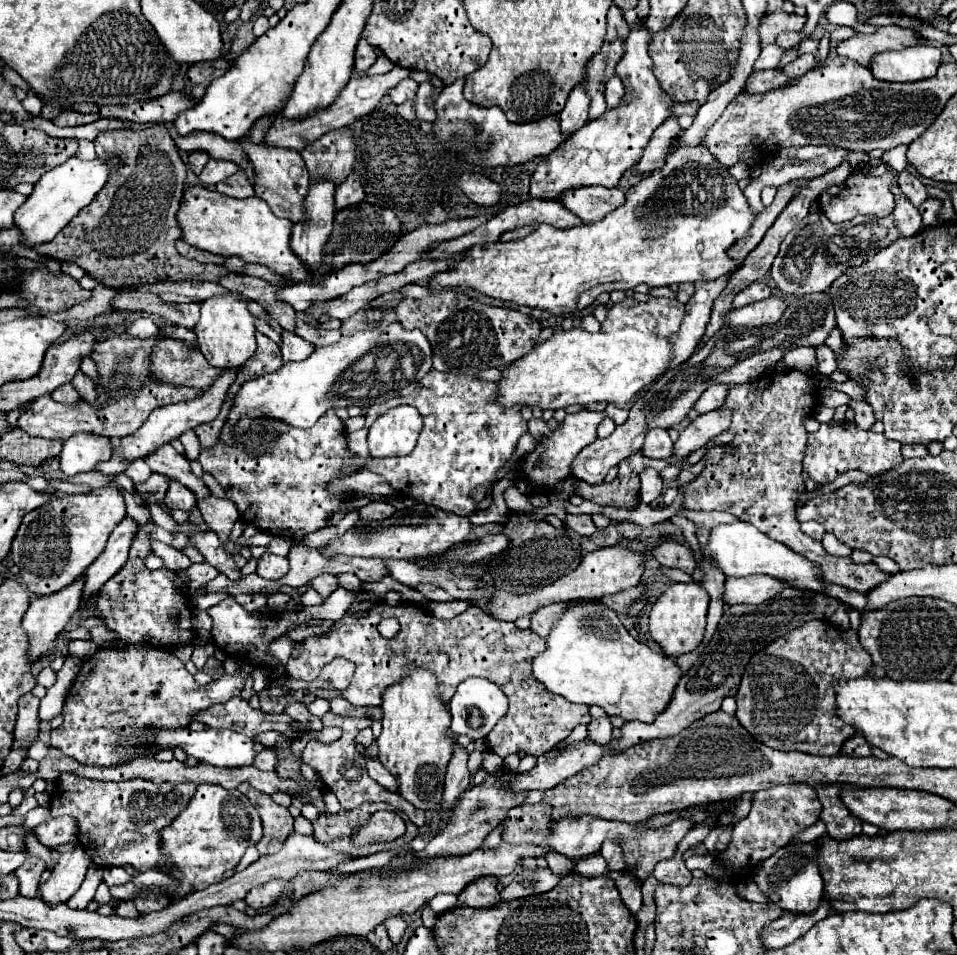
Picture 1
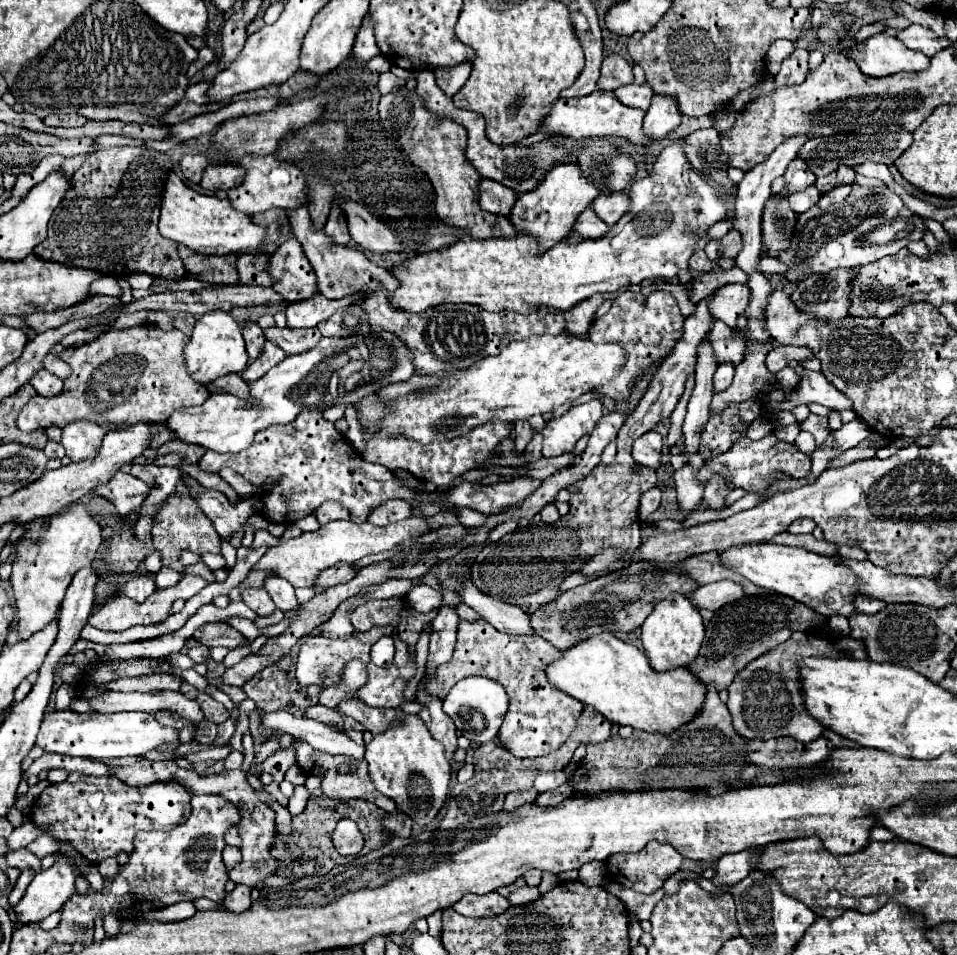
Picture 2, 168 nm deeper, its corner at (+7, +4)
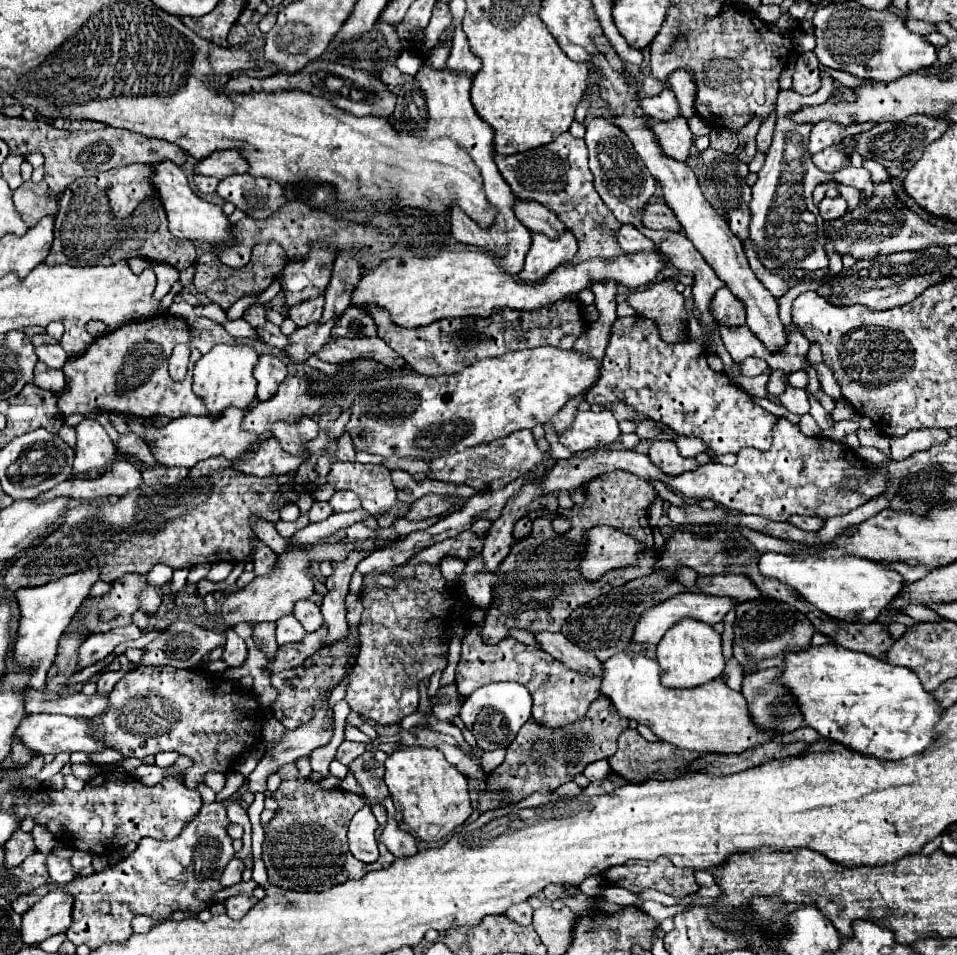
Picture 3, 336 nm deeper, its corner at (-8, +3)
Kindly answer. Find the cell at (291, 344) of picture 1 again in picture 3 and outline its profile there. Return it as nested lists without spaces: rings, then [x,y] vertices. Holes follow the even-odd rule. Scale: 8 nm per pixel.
[[[261,354],[255,366],[255,378],[259,400],[269,400],[277,392],[279,384],[287,378],[285,360],[281,360],[275,354]]]

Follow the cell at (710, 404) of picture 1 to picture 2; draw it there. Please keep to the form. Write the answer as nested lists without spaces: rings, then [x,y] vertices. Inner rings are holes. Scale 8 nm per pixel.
[[[718,365],[714,373],[714,391],[718,393],[728,389],[728,385],[732,385],[732,377],[734,377],[734,365]]]

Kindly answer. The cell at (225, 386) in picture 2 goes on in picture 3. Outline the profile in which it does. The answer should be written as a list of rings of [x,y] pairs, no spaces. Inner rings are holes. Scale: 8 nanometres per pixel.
[[[303,416],[297,422],[275,422],[271,432],[283,450],[289,454],[301,454],[305,450],[305,442],[317,436],[317,422],[309,416]]]

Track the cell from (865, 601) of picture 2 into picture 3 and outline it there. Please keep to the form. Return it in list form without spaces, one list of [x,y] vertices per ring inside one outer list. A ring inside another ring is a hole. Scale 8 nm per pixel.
[[[907,606],[907,610],[901,610],[901,612],[911,616],[915,622],[937,622],[941,618],[927,606]]]

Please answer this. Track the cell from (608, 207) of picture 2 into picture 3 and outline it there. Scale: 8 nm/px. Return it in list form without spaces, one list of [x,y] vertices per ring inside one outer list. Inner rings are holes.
[[[649,202],[643,206],[643,226],[651,230],[681,230],[681,224],[675,218],[673,210],[667,204],[659,202]]]

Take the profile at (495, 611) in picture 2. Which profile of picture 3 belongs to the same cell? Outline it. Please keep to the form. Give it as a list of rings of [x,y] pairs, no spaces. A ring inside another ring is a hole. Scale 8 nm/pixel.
[[[537,632],[535,634],[539,646],[549,652],[553,658],[561,660],[571,670],[587,670],[595,676],[601,672],[601,662],[591,654],[569,642],[561,632]]]

